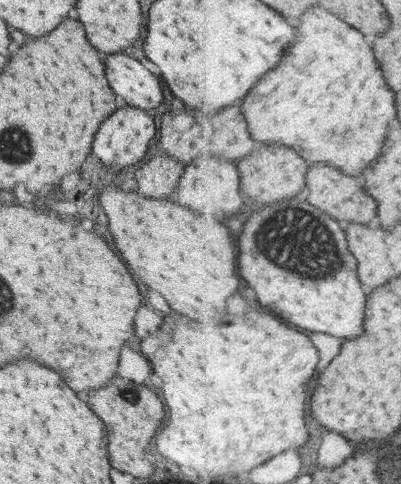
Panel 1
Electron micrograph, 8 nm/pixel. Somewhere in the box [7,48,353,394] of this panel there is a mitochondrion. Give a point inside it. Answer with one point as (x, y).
(302, 234)

